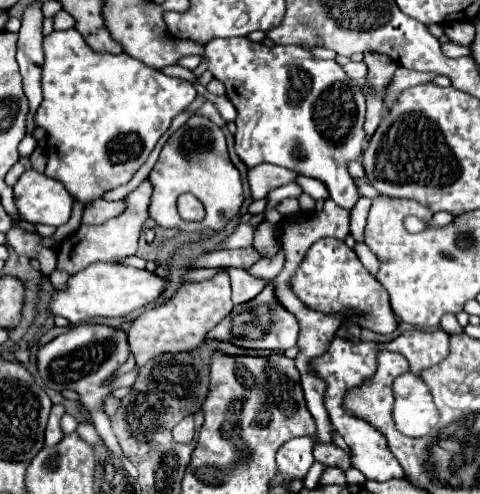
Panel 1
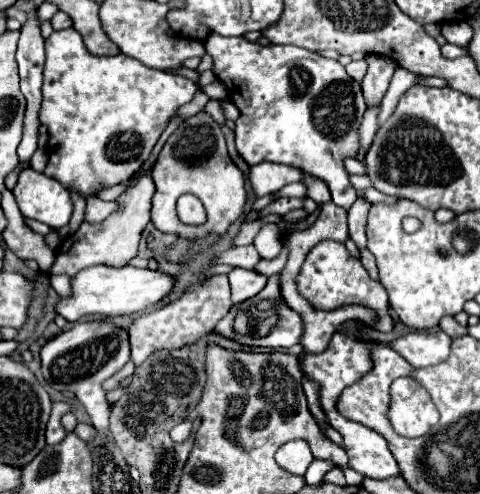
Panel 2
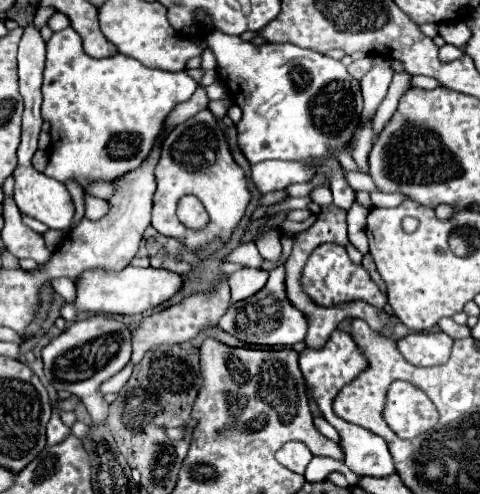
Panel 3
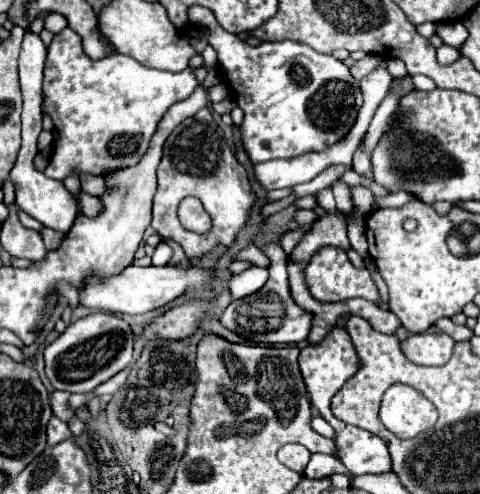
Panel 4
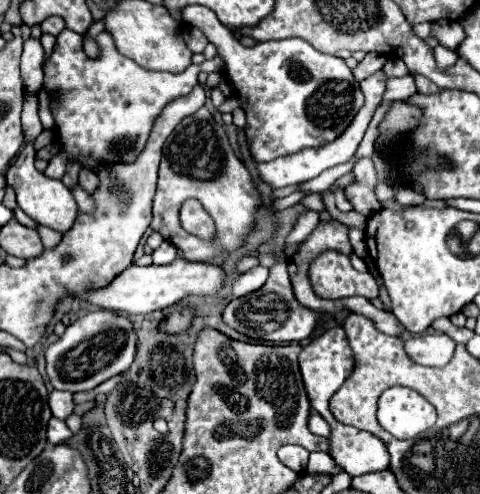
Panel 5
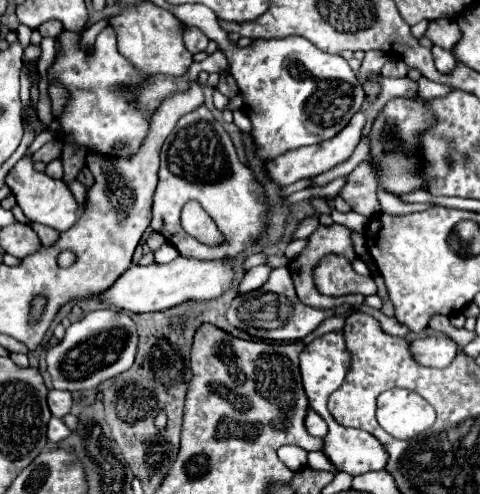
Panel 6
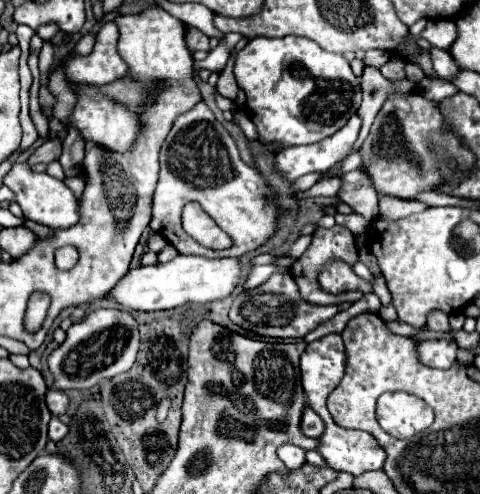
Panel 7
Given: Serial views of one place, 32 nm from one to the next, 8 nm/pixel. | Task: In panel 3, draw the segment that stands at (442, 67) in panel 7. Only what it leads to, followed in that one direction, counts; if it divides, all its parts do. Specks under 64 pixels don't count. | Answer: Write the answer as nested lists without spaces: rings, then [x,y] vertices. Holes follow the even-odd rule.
[[[444,44],[444,46],[440,48],[440,58],[442,58],[444,62],[456,60],[456,58],[460,58],[460,56],[464,56],[464,50],[462,50],[462,48],[456,48],[456,46],[452,46],[452,44]]]

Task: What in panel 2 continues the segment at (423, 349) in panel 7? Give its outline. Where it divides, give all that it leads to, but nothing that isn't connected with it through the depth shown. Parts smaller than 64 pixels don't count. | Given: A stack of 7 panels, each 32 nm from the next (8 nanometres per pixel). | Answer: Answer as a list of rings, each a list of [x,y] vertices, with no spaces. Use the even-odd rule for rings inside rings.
[[[412,330],[396,338],[390,348],[394,348],[409,363],[416,364],[416,369],[434,366],[448,358],[452,338],[442,330]]]

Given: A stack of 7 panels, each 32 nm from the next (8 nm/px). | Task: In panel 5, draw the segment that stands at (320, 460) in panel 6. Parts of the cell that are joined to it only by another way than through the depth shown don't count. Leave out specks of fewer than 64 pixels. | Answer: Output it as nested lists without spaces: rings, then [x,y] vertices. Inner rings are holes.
[[[312,452],[310,462],[306,468],[306,474],[338,474],[340,468],[334,464],[334,458],[328,456],[326,452]]]

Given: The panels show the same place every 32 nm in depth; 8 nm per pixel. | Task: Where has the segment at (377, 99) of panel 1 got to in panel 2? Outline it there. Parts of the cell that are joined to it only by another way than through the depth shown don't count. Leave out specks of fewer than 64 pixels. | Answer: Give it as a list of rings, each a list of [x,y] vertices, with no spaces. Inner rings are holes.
[[[380,106],[370,107],[364,114],[364,118],[360,127],[360,152],[358,152],[358,160],[364,158],[364,152],[367,152],[373,142],[374,136],[378,130],[378,114]]]

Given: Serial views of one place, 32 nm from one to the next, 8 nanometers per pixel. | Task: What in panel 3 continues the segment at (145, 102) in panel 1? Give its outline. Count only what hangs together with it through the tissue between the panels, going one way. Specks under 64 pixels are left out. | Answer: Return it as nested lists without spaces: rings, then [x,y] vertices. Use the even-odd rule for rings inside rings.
[[[72,28],[54,32],[46,44],[46,68],[42,84],[42,120],[50,124],[50,162],[44,170],[50,178],[58,182],[76,180],[82,190],[92,182],[112,182],[120,176],[138,168],[150,154],[156,138],[164,130],[164,122],[172,108],[180,102],[190,100],[198,84],[186,72],[166,72],[146,68],[144,64],[116,54],[108,58],[94,59],[88,56],[82,47],[80,35]]]

